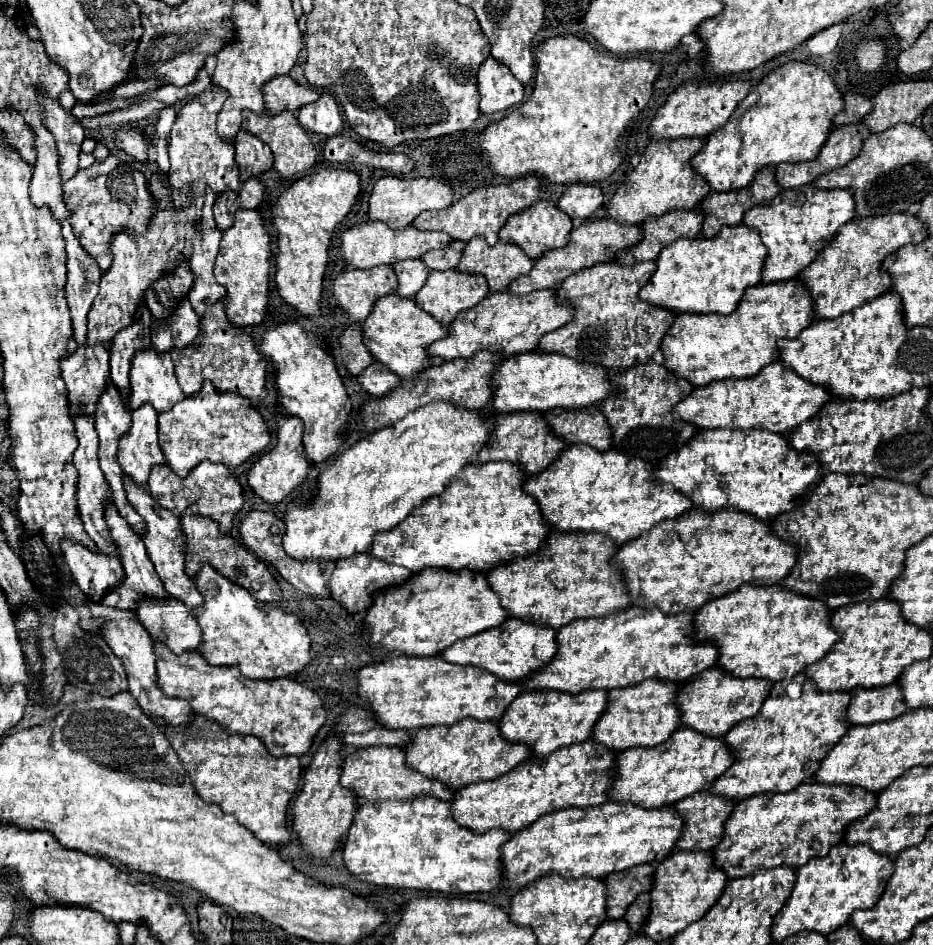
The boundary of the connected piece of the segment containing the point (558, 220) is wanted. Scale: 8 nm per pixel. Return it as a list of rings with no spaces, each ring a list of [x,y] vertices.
[[[538,200],[532,208],[526,208],[526,212],[518,212],[512,220],[508,220],[508,224],[504,224],[504,228],[500,230],[500,240],[520,246],[526,256],[538,260],[548,250],[564,248],[570,242],[568,240],[570,230],[572,230],[572,220],[556,204],[548,200]]]

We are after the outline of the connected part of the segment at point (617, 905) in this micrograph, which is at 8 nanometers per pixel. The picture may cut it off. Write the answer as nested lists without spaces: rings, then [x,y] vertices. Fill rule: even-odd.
[[[640,864],[636,868],[612,872],[612,876],[606,878],[608,916],[624,918],[628,906],[636,900],[636,896],[642,892],[650,892],[652,882],[654,882],[654,866],[652,864]]]

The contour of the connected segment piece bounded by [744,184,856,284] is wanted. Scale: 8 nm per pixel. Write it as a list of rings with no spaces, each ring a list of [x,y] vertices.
[[[804,186],[802,192],[806,194],[804,206],[796,206],[794,200],[798,190],[782,190],[780,196],[770,200],[768,204],[760,204],[750,208],[744,216],[744,224],[752,230],[758,230],[762,242],[768,248],[768,258],[762,270],[762,282],[782,282],[796,278],[830,242],[840,226],[852,222],[856,216],[856,202],[852,190],[820,190],[816,186]]]

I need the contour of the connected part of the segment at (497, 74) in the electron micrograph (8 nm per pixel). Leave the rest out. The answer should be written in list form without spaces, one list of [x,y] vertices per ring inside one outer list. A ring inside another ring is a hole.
[[[492,56],[480,66],[478,72],[480,90],[480,112],[494,114],[502,112],[524,98],[524,86],[512,76],[510,68],[496,62]]]

